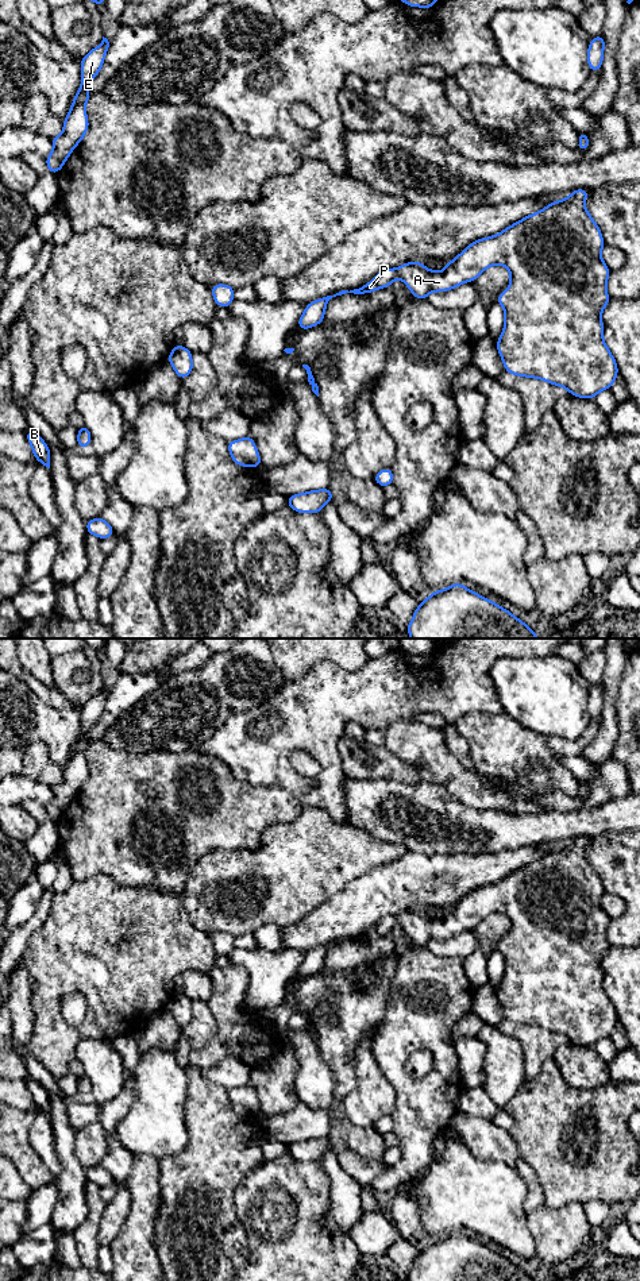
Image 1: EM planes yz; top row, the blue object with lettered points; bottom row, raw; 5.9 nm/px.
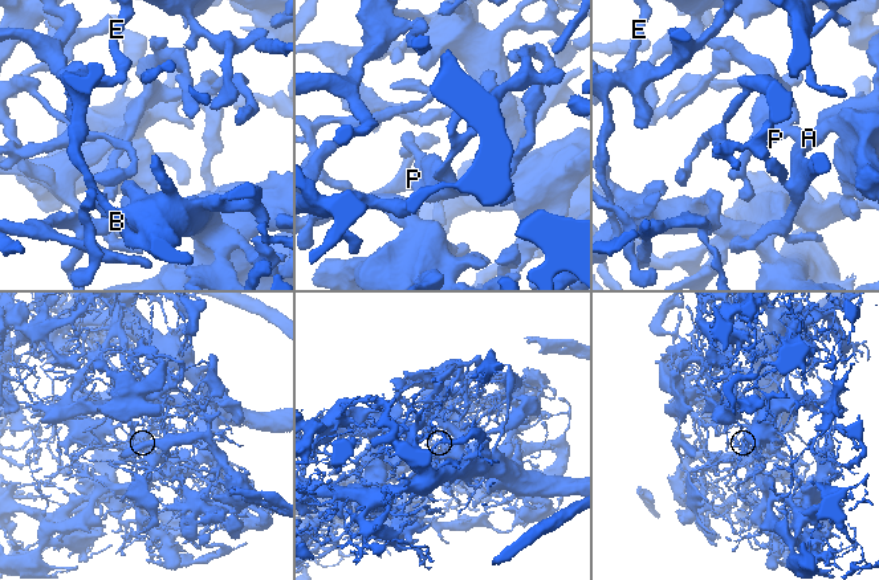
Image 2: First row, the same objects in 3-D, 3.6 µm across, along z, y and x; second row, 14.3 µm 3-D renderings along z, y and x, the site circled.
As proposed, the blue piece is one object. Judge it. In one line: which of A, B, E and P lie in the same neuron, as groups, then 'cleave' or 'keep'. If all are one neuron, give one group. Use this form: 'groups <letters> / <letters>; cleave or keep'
groups A B E P; keep

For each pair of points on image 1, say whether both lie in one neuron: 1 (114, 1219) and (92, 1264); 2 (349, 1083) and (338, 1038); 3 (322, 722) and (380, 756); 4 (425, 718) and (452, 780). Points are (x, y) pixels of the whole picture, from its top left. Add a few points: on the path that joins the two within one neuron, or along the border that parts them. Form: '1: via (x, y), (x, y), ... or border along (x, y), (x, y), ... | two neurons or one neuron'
1: via (103, 1230), (92, 1241), (92, 1253) | one neuron
2: via (344, 1072), (338, 1049) | one neuron
3: border along (343, 733), (338, 744), (343, 767) | two neurons
4: border along (411, 718), (440, 728) | two neurons

